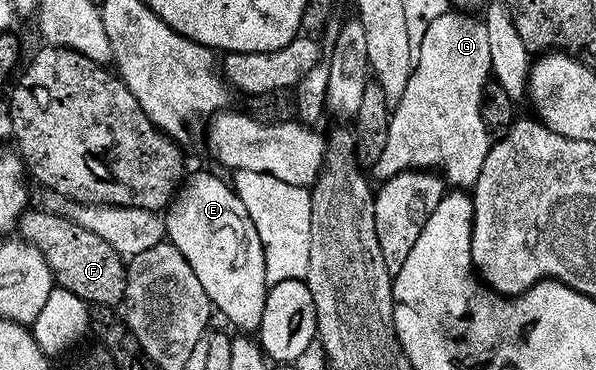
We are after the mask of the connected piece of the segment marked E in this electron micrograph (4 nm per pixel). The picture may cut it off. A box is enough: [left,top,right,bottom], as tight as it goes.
[166,176,269,334]

